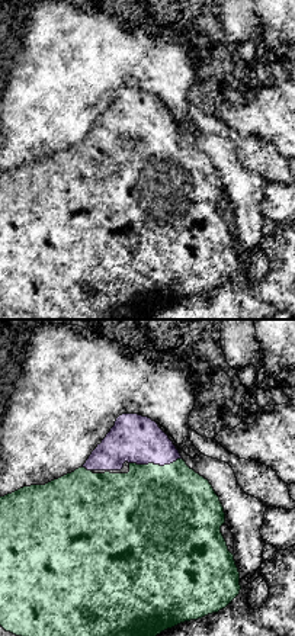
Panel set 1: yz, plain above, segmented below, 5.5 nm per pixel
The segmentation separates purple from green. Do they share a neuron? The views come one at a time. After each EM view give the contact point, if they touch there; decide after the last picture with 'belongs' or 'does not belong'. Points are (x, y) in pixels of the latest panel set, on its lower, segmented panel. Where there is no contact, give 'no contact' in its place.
contact (154, 463)

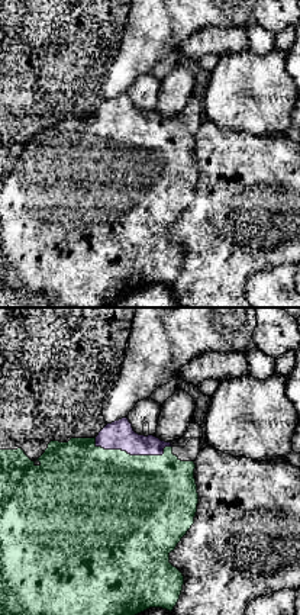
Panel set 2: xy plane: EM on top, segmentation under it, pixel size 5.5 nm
contact (132, 454)

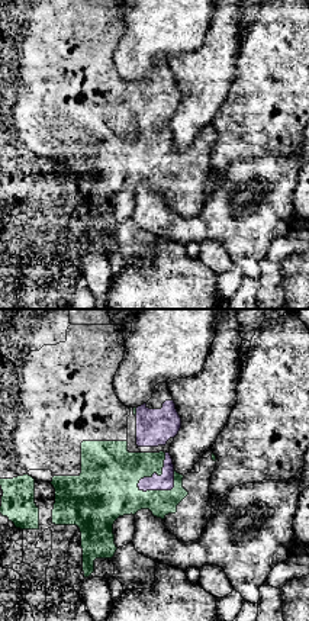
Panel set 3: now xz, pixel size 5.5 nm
contact (155, 473)

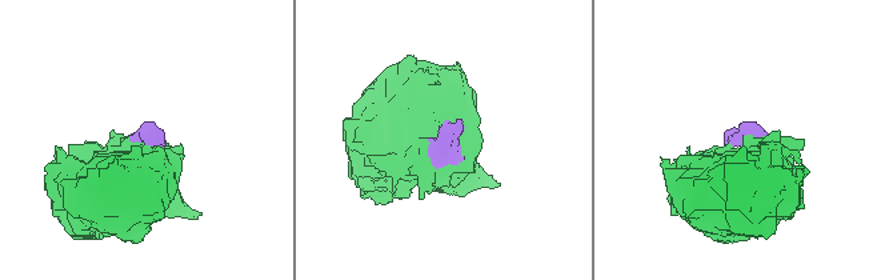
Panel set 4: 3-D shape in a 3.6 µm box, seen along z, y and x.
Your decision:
belongs

